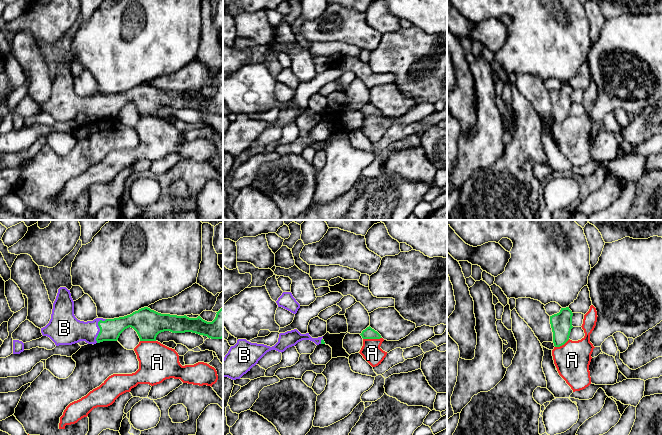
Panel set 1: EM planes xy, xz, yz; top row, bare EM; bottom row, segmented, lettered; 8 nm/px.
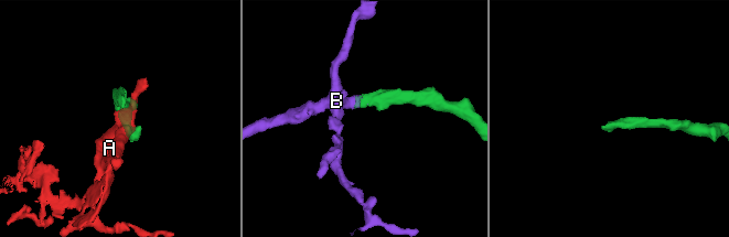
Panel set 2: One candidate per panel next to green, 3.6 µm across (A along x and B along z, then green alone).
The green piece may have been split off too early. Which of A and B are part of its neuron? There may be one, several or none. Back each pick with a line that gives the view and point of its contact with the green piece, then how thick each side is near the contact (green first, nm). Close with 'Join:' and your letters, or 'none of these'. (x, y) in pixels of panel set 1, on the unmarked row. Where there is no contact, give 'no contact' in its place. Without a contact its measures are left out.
B: xy (99, 103) | 170/240 nm
Join: B

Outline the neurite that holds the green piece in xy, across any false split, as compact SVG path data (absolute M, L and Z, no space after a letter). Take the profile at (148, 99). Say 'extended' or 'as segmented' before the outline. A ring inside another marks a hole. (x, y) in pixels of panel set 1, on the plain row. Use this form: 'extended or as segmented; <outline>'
extended; M60 63L53 79L51 95L41 104L41 109L49 113L56 122L72 121L80 117L93 121L103 117L117 117L120 110L129 103L137 108L140 117L156 117L157 111L164 107L192 108L211 115L222 115L223 84L216 89L215 95L207 98L200 92L189 94L186 91L161 90L144 83L124 93L96 94L84 98L74 91L74 77L70 66Z

